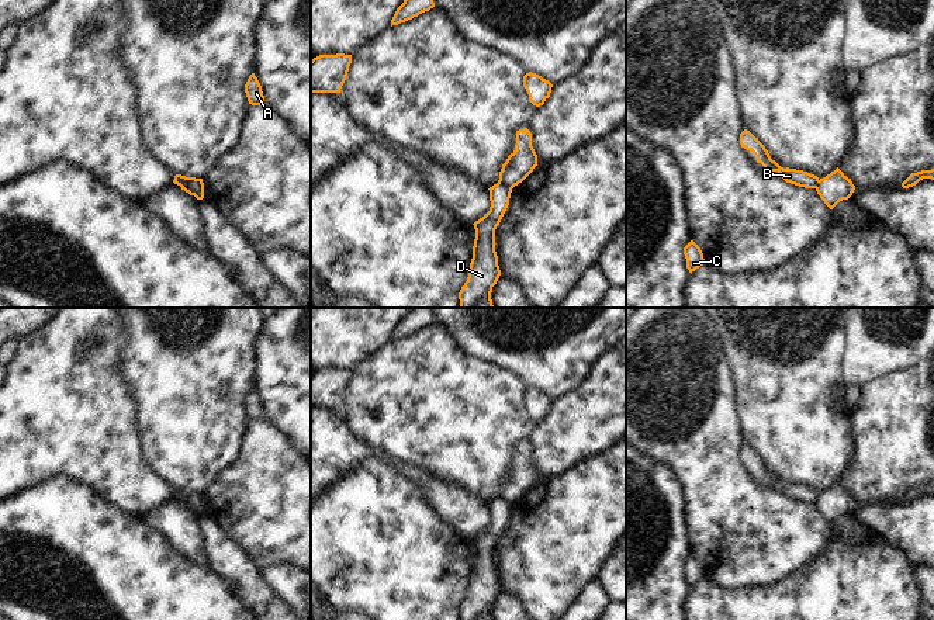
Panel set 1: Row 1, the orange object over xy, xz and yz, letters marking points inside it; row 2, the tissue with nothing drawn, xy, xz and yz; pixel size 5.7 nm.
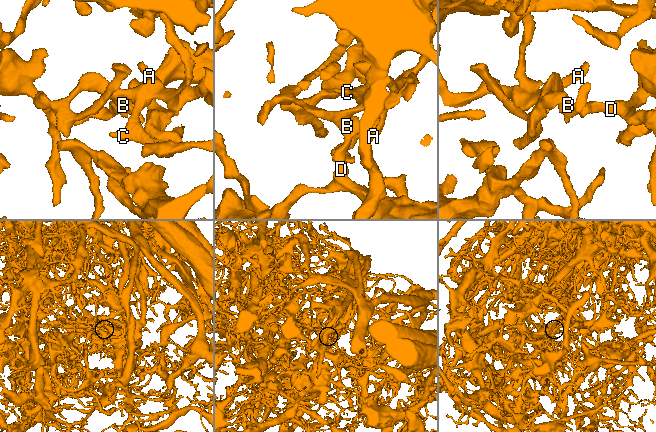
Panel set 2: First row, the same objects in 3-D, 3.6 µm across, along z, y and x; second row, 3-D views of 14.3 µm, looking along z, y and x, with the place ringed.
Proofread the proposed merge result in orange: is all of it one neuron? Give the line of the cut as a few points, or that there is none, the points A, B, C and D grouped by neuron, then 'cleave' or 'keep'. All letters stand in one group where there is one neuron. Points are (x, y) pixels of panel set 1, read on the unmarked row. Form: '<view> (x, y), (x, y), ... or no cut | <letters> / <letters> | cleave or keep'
xz (498, 496), (511, 504) | A B C / D | cleave

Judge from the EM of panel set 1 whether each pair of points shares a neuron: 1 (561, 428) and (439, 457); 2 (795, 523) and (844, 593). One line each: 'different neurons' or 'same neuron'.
1: different neurons
2: different neurons

